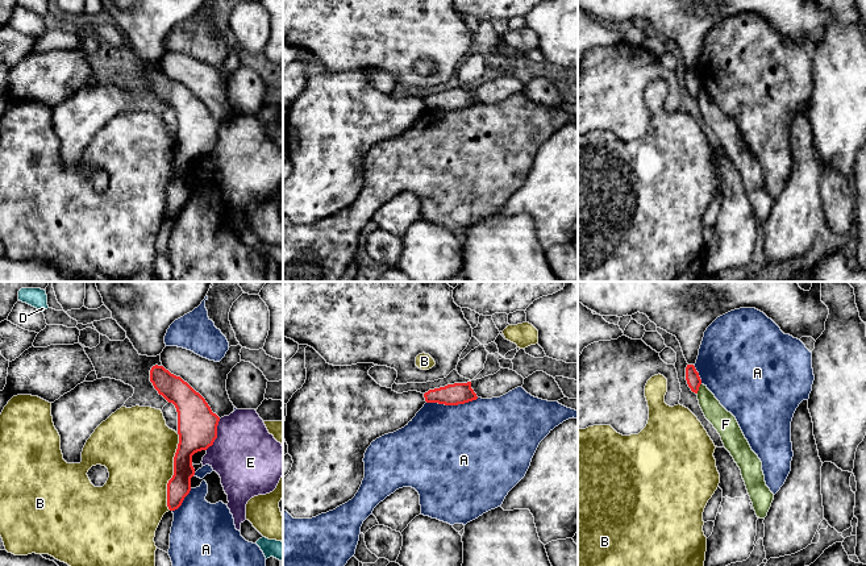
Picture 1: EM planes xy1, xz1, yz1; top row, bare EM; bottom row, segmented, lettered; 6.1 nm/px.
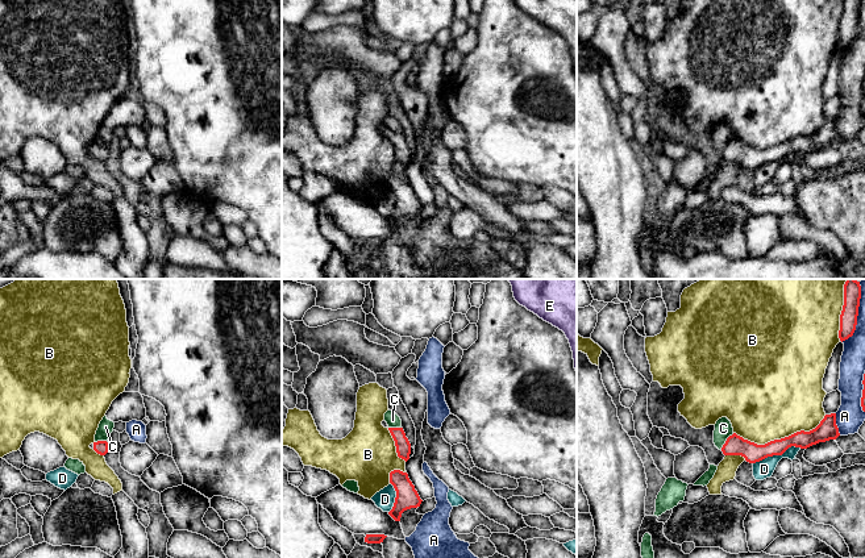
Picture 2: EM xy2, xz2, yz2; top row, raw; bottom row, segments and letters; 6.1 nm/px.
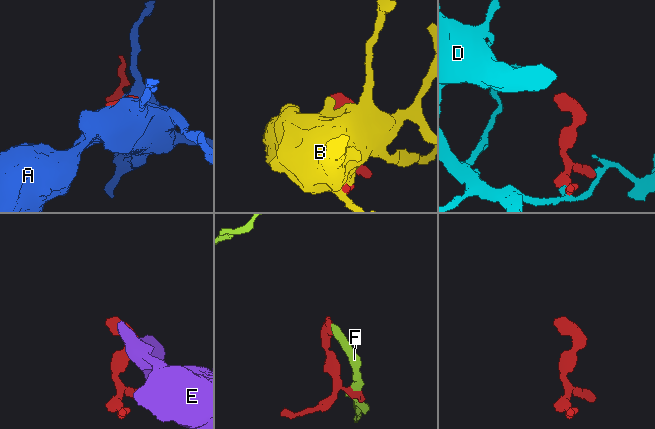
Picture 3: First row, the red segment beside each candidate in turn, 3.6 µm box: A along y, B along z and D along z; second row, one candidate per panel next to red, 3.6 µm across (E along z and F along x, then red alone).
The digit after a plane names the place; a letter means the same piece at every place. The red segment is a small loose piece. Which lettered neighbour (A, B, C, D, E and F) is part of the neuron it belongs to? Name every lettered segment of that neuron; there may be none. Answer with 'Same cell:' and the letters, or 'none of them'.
Same cell: none of them

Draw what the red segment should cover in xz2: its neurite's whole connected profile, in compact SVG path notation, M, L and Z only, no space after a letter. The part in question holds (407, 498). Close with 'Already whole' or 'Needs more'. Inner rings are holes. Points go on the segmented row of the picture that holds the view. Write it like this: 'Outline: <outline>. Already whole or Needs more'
Outline: M400 470L391 471L390 483L394 486L396 491L396 497L394 507L388 512L388 515L395 521L400 521L402 513L404 511L420 507L423 500L420 499L407 472L403 472Z. Already whole

